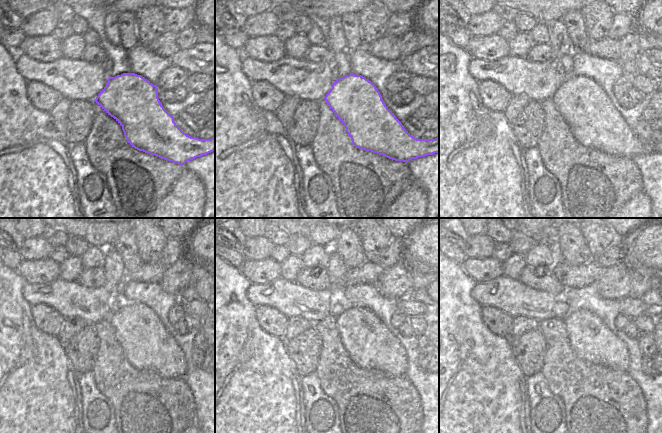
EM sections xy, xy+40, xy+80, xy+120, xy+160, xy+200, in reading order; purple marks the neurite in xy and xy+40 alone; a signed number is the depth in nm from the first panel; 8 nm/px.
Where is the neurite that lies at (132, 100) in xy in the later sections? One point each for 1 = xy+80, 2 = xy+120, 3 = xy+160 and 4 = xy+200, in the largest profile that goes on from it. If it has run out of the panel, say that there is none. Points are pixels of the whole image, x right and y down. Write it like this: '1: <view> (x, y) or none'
1: xy+80 (594, 122)
2: xy+120 (147, 345)
3: xy+160 (369, 343)
4: xy+200 (590, 338)

